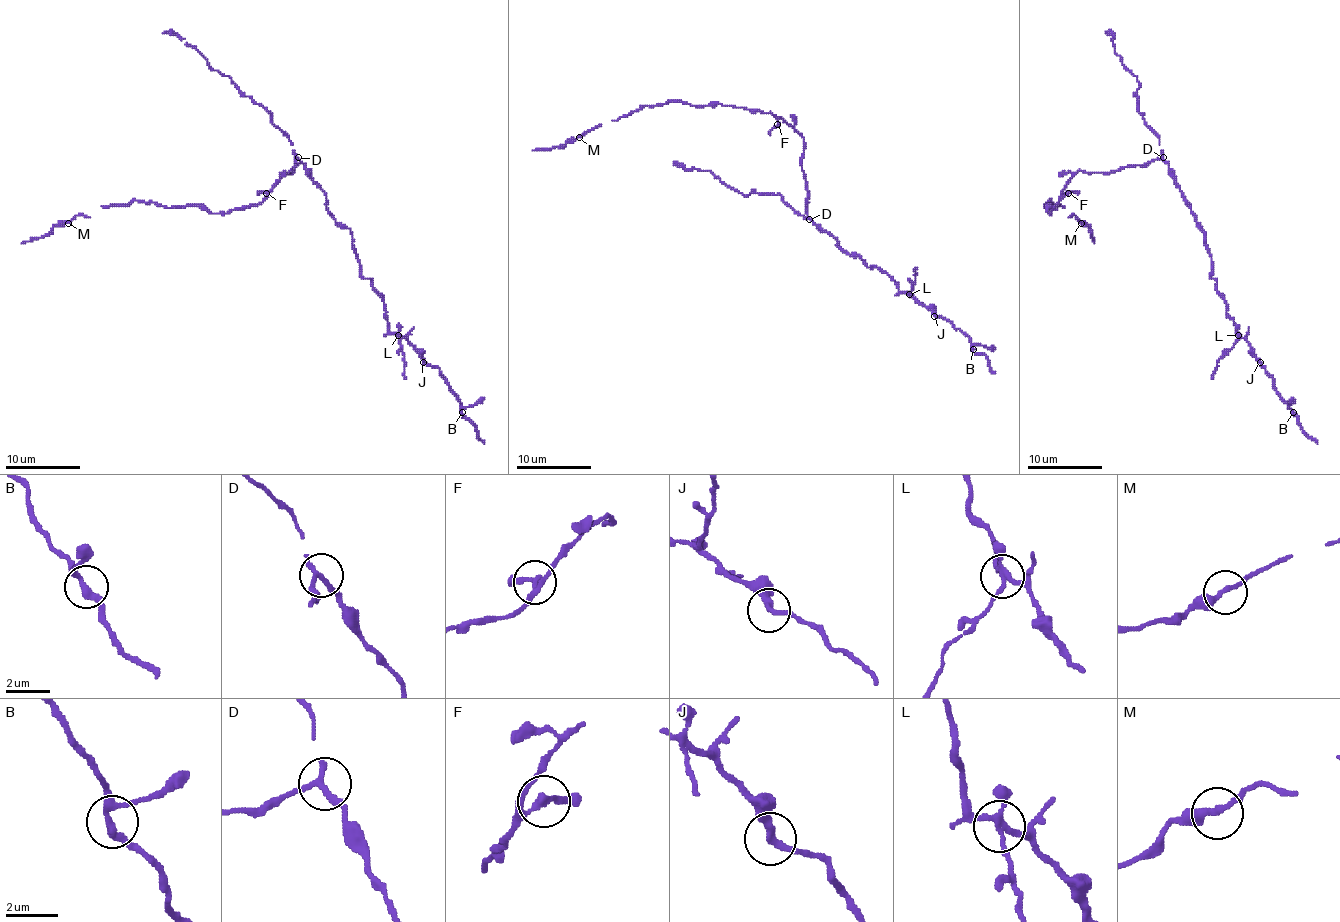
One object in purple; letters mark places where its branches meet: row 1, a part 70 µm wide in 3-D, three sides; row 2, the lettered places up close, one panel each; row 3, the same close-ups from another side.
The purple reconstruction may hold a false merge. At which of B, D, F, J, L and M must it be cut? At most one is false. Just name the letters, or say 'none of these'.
L

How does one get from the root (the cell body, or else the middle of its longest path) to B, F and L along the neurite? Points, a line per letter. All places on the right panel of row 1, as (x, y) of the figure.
B: (1159, 159), (1168, 165), (1168, 174), (1204, 230), (1209, 276), (1226, 302), (1226, 314), (1293, 412)
F: (1159, 159), (1120, 167), (1113, 172), (1079, 171), (1062, 189), (1068, 193)
L: (1159, 159), (1168, 165), (1168, 174), (1204, 230), (1209, 276), (1217, 282), (1237, 336)

